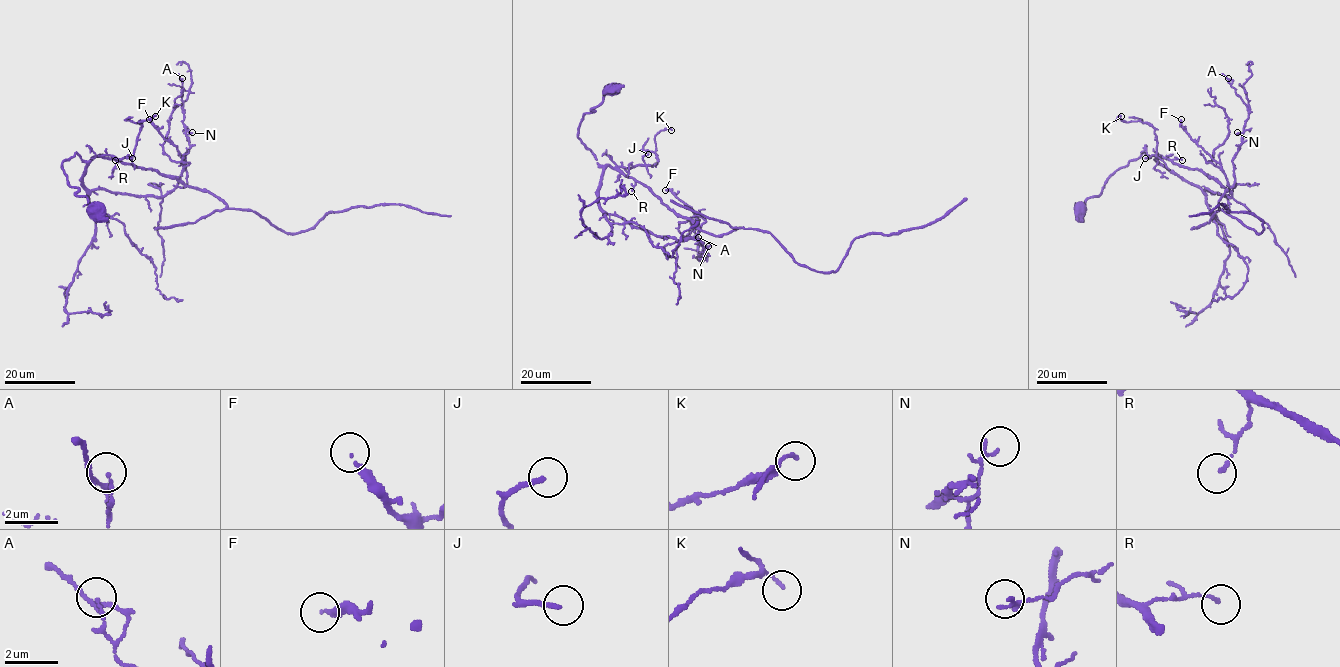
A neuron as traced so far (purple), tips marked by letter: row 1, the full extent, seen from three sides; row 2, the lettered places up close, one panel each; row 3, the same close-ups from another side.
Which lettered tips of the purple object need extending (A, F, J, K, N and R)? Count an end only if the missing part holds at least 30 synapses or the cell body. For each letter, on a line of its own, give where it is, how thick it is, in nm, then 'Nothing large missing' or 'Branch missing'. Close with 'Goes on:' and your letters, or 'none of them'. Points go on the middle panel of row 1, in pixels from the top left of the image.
A: Place: (698, 237). Thickness 110 nm. Nothing large missing
F: Place: (665, 190). Thickness 140 nm. Nothing large missing
J: Place: (648, 154). Thickness 170 nm. Nothing large missing
K: Place: (671, 130). Thickness 110 nm. Nothing large missing
N: Place: (708, 246). Thickness 100 nm. Nothing large missing
R: Place: (631, 191). Thickness 120 nm. Nothing large missing
Goes on: none of them

